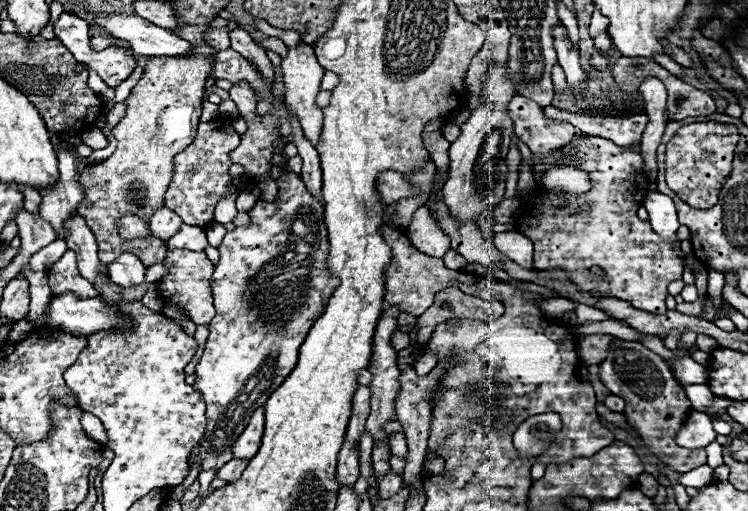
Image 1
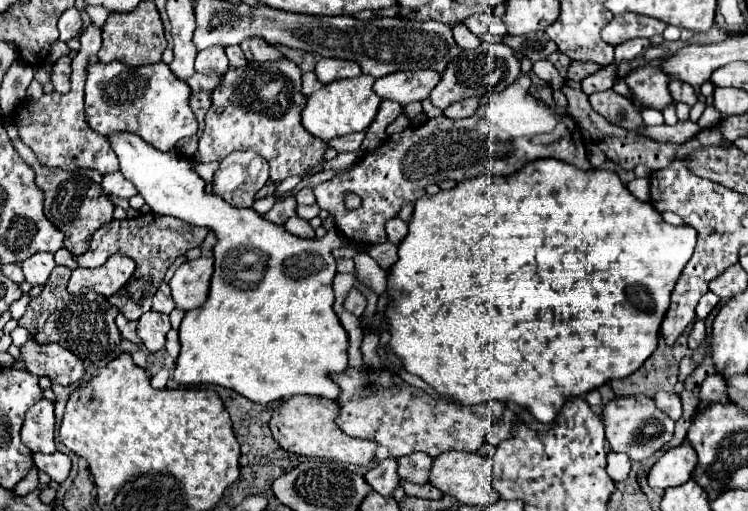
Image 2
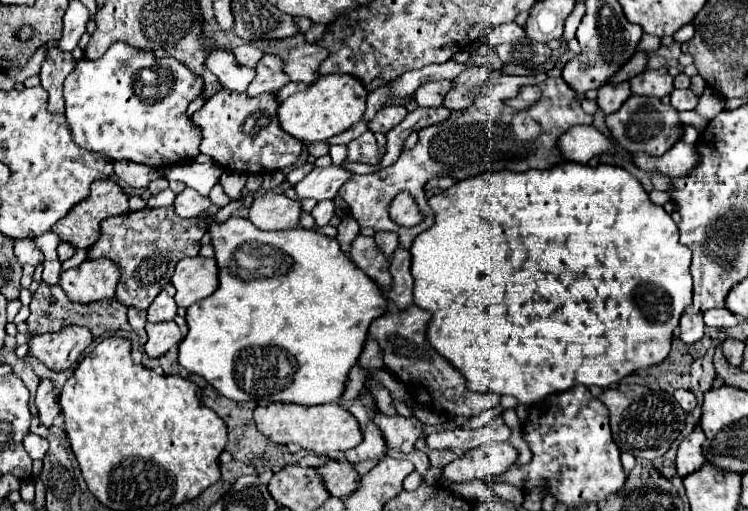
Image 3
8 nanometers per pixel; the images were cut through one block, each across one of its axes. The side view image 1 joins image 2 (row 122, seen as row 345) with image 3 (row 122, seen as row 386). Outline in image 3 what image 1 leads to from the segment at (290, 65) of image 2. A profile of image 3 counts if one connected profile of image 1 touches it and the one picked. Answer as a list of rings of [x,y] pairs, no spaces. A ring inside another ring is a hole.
[[[230,90],[216,92],[192,116],[194,124],[202,128],[200,152],[208,154],[222,168],[242,174],[264,174],[292,166],[302,152],[302,142],[292,138],[278,126],[276,108],[278,100],[272,94],[260,94],[250,98],[244,92],[242,94],[234,94]]]

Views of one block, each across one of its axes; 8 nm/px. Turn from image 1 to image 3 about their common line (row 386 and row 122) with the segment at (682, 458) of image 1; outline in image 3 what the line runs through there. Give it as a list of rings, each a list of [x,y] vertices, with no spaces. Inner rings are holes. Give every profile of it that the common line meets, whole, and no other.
[[[634,94],[622,104],[618,112],[606,116],[606,124],[618,146],[624,150],[646,150],[648,154],[662,154],[670,150],[670,146],[674,146],[674,142],[678,142],[684,134],[684,124],[680,124],[678,110],[662,104],[658,98]]]

